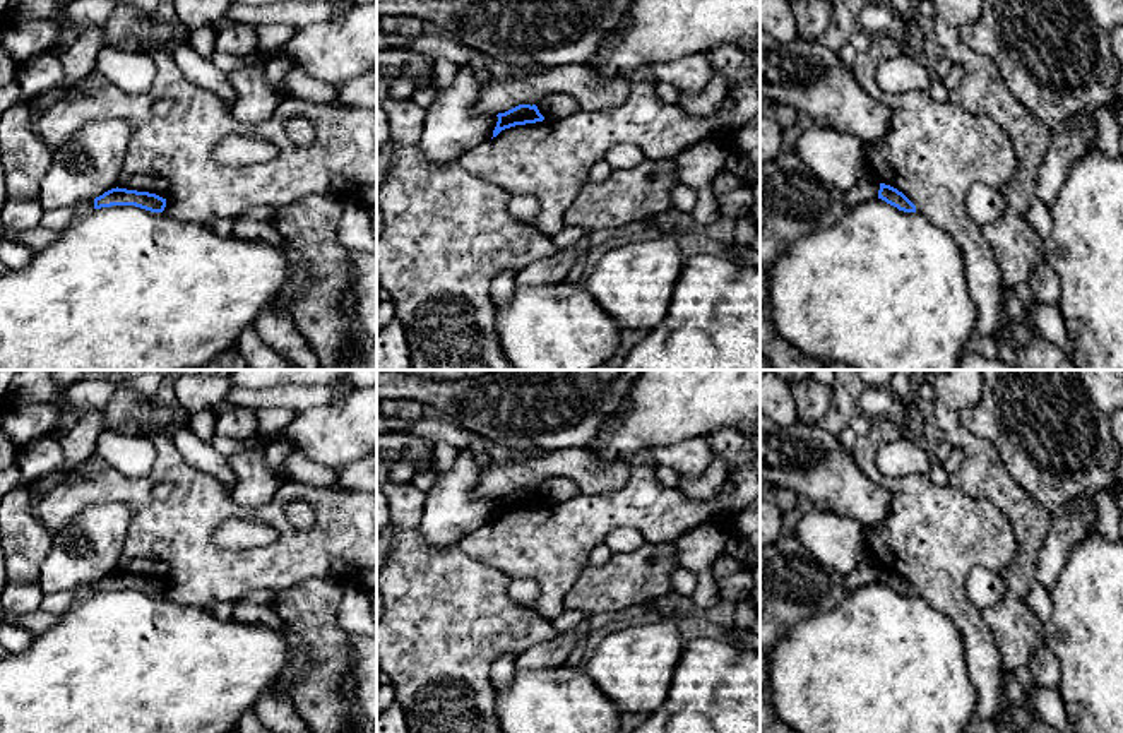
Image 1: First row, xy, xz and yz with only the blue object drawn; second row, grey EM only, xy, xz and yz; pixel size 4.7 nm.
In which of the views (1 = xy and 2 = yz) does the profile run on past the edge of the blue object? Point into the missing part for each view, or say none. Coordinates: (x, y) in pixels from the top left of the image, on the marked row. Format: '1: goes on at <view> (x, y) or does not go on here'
1: does not go on here
2: does not go on here

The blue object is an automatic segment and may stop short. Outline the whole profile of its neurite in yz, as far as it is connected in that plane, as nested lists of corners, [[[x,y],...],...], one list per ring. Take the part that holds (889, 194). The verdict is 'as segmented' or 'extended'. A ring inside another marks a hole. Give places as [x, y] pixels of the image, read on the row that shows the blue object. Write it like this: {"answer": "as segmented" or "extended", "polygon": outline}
{"answer": "as segmented", "polygon": [[[880,183],[878,199],[904,212],[916,212],[916,206],[897,188]]]}

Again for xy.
{"answer": "as segmented", "polygon": [[[118,187],[94,199],[94,209],[111,206],[135,206],[151,212],[163,212],[166,207],[166,199],[156,194],[127,190]]]}

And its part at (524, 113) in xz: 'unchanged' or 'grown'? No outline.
unchanged

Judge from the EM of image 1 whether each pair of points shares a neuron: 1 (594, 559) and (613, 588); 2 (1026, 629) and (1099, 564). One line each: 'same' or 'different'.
1: different
2: different

